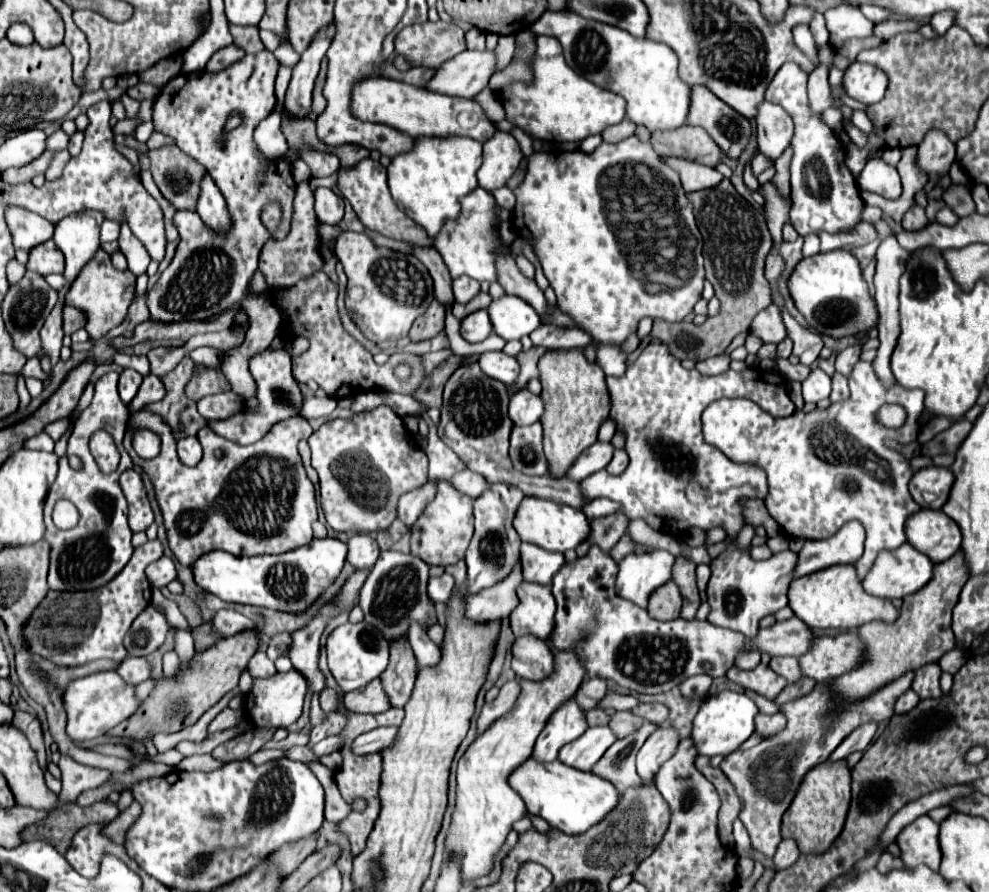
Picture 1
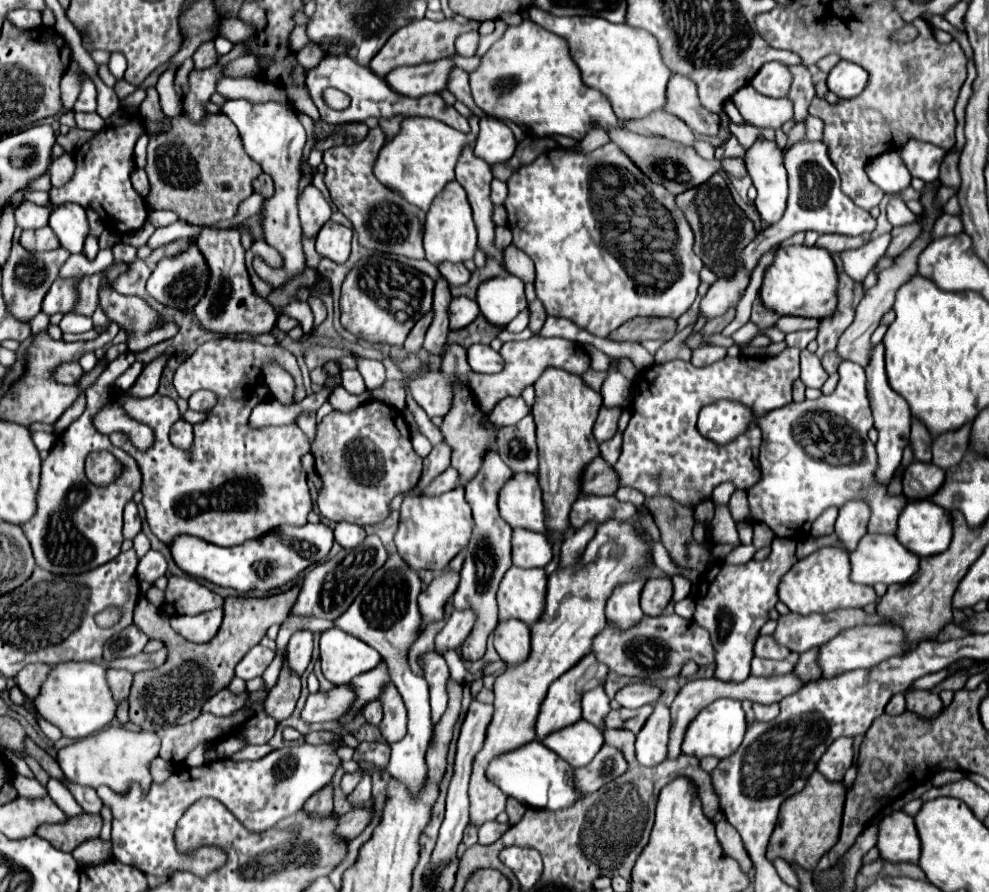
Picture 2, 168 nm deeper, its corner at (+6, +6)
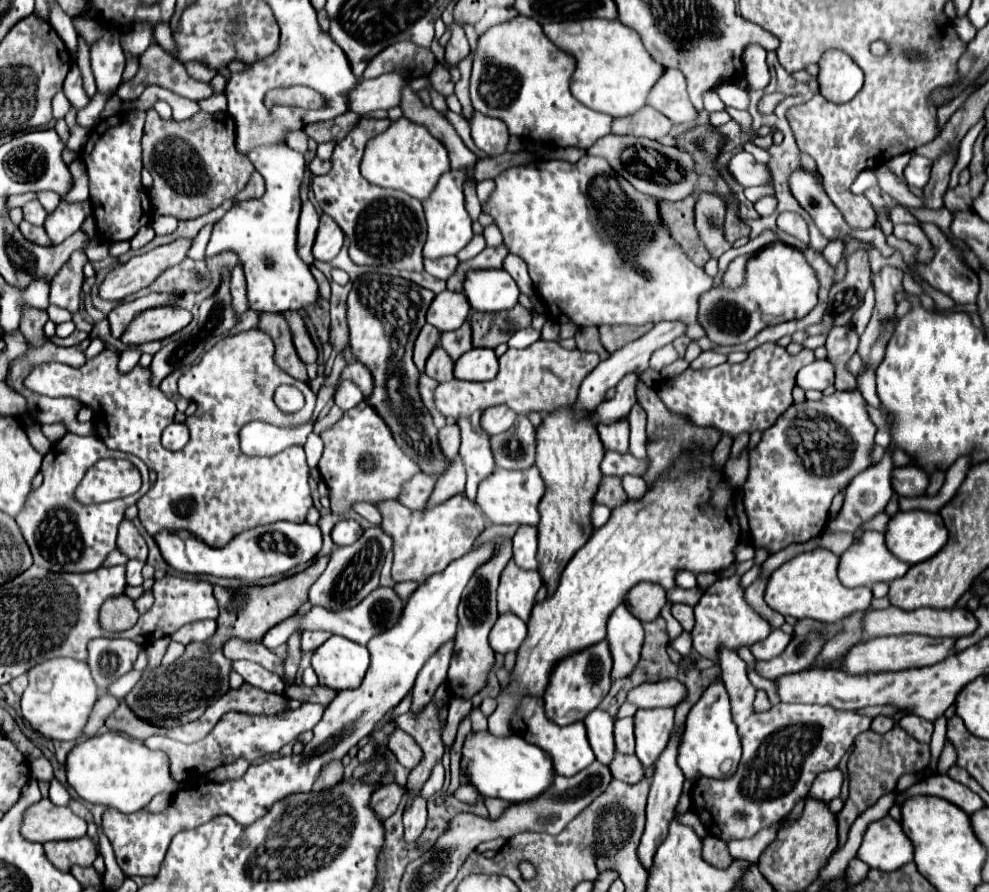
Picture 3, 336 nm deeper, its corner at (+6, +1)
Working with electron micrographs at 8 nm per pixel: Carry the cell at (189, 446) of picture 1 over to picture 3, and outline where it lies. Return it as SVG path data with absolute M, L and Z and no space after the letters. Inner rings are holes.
M172 423L164 429L162 433L162 445L170 451L180 451L186 447L190 439L190 433L188 433L188 427L182 425L182 423Z

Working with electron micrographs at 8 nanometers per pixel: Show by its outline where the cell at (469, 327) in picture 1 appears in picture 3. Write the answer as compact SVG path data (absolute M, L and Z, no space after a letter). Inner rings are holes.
M442 291L436 295L428 309L428 323L434 325L438 331L454 331L460 329L462 323L470 317L470 303L464 293L452 293L452 291Z

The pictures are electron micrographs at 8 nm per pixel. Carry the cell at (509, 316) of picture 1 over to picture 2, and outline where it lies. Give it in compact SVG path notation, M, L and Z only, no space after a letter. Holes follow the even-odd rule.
M498 276L484 282L476 292L480 312L496 326L508 326L526 306L524 282L516 276Z

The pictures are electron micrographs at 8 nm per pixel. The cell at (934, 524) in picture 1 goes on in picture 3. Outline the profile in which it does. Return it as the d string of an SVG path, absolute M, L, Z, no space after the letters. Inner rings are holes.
M898 511L888 523L888 549L910 565L934 557L948 541L948 529L938 513Z

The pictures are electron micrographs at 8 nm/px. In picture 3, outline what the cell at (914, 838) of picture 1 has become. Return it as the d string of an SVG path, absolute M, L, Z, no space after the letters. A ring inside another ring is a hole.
M886 815L868 825L858 859L880 871L896 871L914 859L914 847L902 831L902 825Z

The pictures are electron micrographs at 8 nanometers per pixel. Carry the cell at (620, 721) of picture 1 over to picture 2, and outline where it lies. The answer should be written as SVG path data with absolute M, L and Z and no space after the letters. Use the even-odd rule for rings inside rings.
M606 730L604 732L604 742L608 746L614 746L616 750L624 752L624 758L628 758L628 762L632 764L636 760L634 756L634 734L628 730Z

